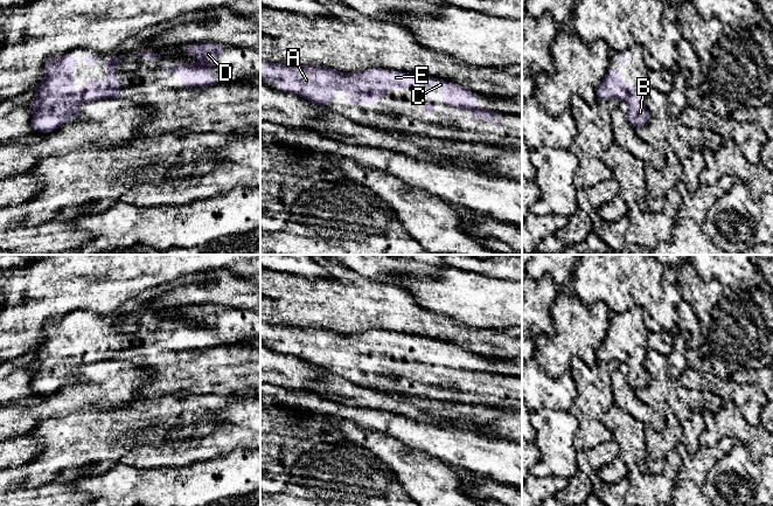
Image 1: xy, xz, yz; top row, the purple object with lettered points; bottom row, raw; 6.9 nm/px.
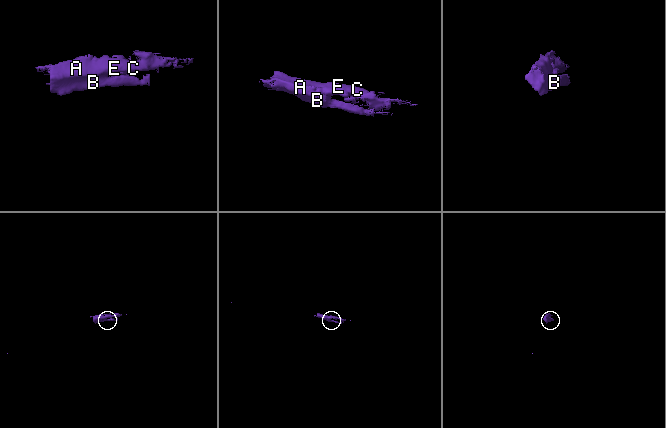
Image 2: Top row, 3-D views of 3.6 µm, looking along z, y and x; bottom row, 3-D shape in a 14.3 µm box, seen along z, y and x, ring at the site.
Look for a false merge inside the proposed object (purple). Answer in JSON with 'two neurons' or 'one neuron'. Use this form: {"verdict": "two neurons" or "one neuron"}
{"verdict": "one neuron"}

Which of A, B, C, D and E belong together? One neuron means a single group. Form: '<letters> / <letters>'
A B C D E

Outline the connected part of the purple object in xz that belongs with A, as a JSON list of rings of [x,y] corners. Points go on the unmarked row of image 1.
[[[260,321],[260,342],[280,344],[287,355],[300,358],[326,369],[335,361],[335,351],[341,349],[350,369],[358,369],[357,355],[363,356],[364,368],[374,362],[389,358],[390,351],[432,351],[443,354],[443,367],[468,372],[473,380],[476,376],[492,387],[496,376],[496,387],[501,390],[501,374],[475,367],[475,354],[445,341],[425,337],[399,334],[383,330],[342,334],[327,328],[305,327],[298,325],[271,325]]]

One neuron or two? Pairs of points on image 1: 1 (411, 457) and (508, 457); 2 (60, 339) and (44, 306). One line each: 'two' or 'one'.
1: two
2: two

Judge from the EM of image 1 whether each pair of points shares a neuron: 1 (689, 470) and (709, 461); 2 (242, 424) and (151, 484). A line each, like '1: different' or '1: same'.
1: same
2: different

